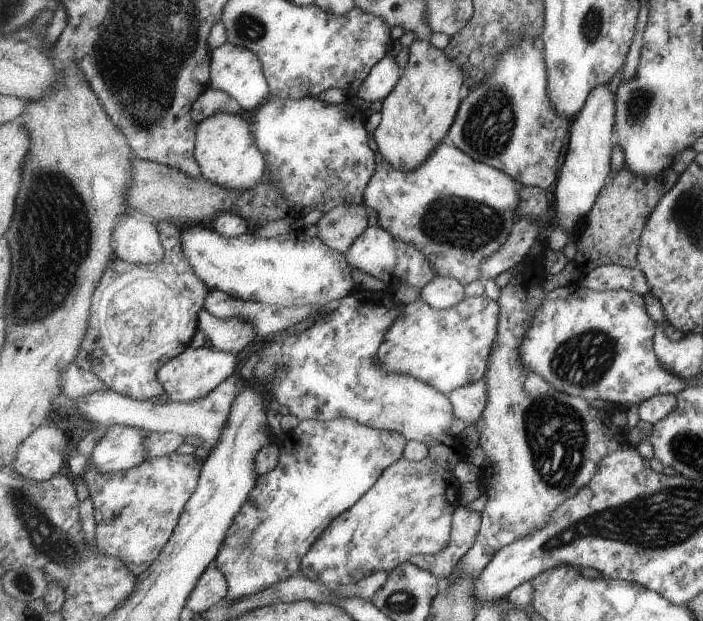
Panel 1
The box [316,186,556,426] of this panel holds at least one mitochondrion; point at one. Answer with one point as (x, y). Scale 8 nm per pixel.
(461, 224)

